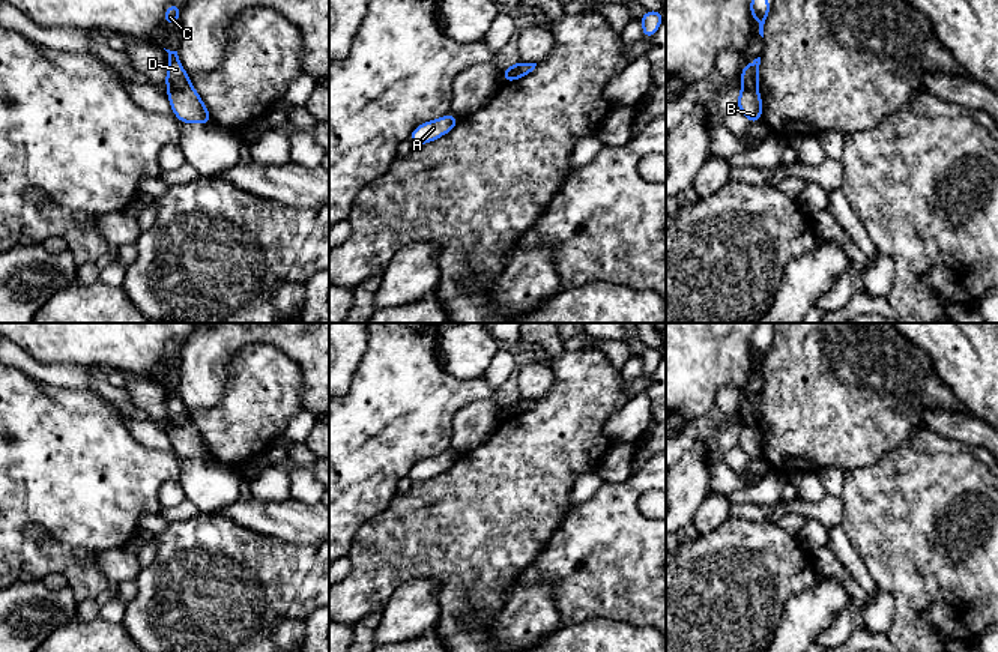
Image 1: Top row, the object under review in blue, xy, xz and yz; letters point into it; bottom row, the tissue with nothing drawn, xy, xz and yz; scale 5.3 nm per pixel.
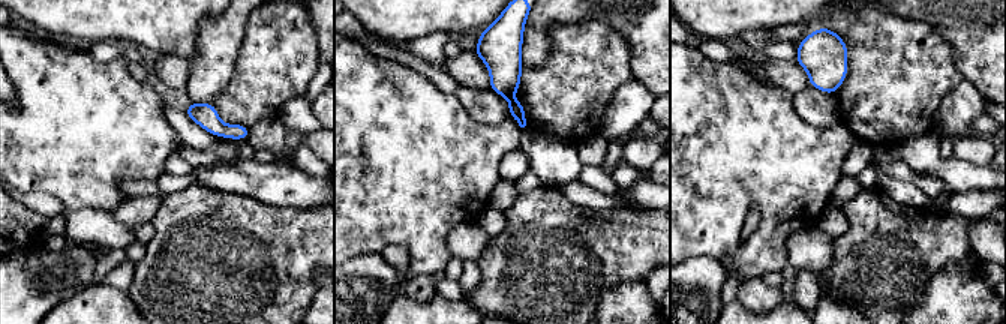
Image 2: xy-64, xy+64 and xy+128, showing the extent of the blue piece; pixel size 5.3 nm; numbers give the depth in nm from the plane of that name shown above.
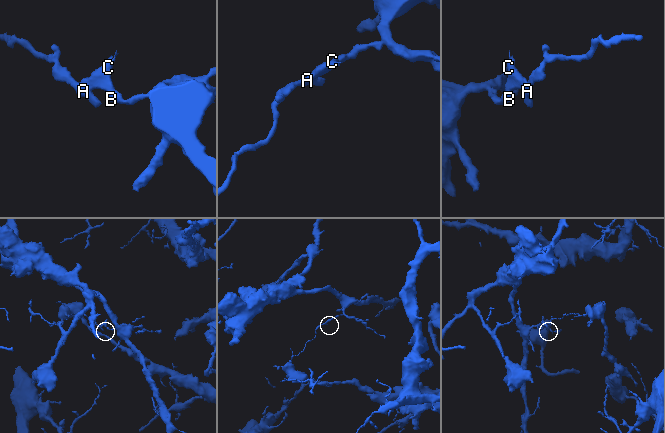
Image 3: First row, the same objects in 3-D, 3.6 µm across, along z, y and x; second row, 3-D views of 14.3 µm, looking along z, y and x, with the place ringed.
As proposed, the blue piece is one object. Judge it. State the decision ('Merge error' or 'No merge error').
Merge error

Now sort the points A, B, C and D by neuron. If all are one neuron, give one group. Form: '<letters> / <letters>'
A C D / B

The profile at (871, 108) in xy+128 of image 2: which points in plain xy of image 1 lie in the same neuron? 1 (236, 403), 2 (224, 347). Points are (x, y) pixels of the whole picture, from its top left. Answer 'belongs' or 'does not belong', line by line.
1: belongs
2: does not belong

